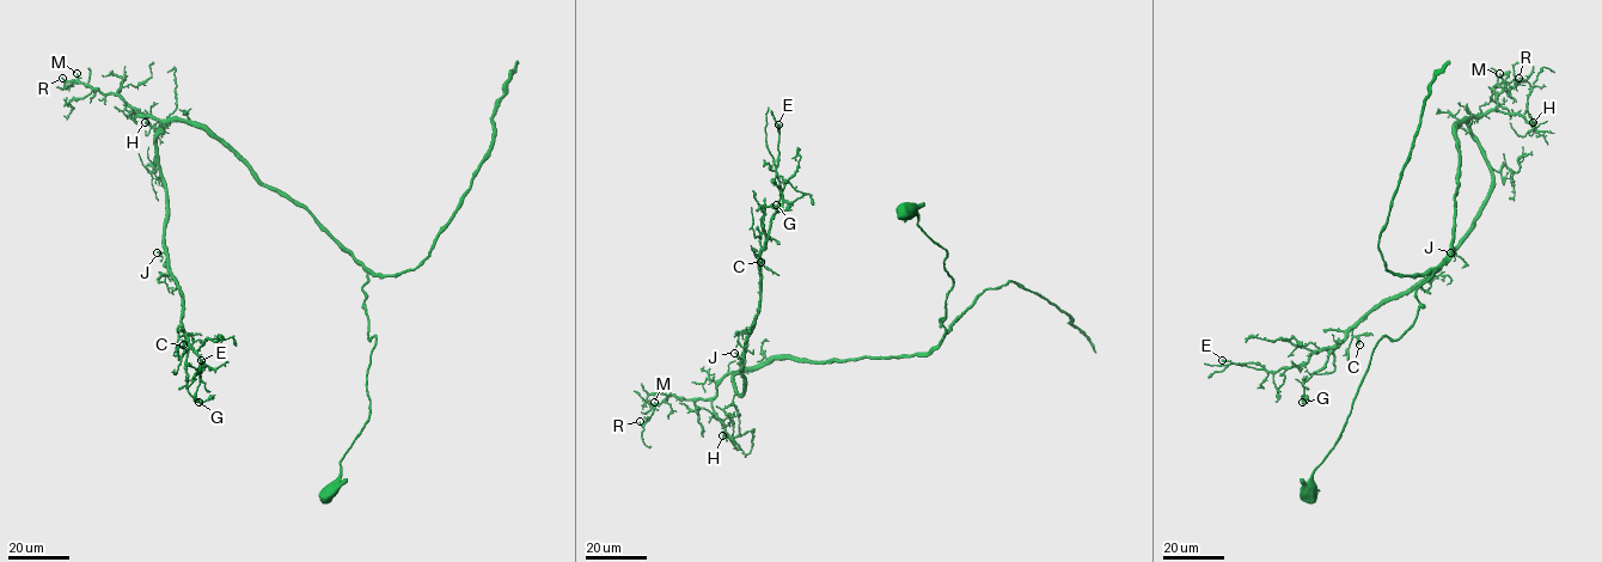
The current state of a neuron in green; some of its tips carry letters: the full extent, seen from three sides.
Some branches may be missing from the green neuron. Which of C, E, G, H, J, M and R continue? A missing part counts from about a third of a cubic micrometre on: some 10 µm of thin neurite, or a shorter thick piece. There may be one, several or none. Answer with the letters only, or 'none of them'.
E, H

